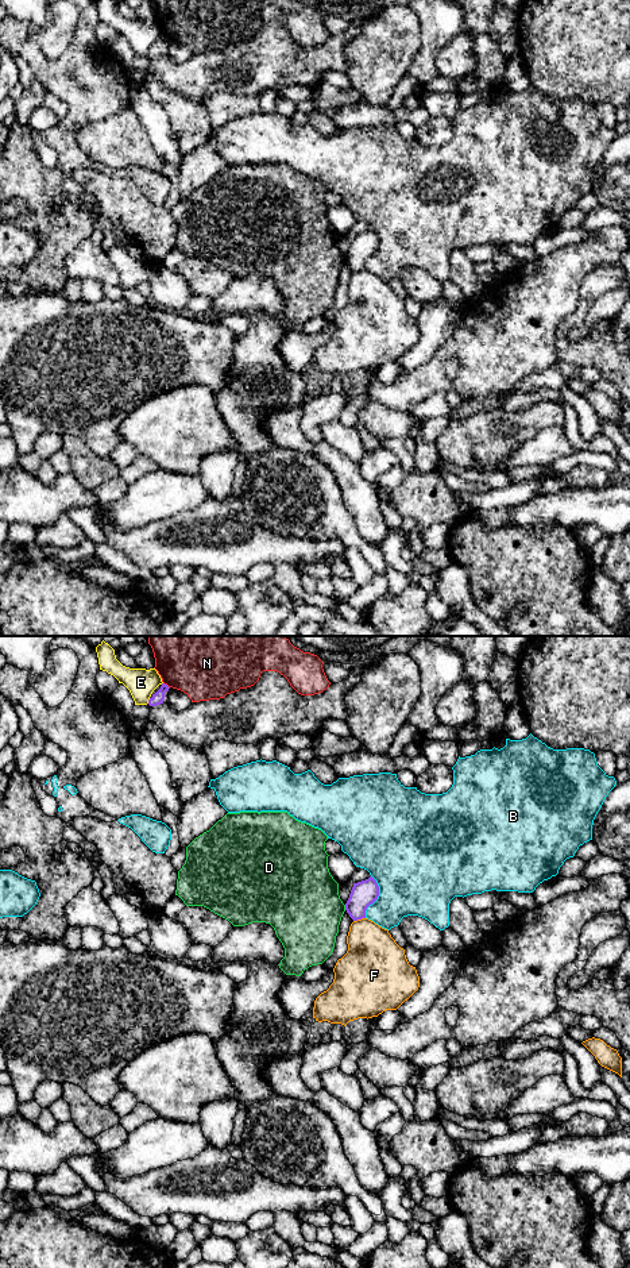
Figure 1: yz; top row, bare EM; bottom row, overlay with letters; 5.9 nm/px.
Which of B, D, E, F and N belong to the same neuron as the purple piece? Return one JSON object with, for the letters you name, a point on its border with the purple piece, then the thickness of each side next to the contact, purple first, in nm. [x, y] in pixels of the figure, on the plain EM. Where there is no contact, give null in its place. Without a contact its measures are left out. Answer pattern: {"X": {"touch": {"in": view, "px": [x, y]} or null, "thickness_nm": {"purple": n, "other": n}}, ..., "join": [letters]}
{"join": []}

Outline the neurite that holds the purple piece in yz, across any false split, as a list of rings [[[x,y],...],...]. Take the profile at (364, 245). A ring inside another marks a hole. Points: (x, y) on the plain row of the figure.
[[[370,228],[366,232],[353,235],[349,250],[345,255],[345,262],[353,273],[366,270],[366,262],[379,248],[379,238],[376,232]]]

